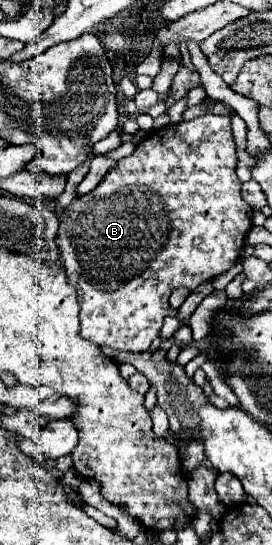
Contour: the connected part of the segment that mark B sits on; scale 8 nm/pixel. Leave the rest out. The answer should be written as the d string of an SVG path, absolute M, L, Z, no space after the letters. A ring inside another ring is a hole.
M207 115L207 117L197 117L193 121L173 123L163 129L151 131L135 147L135 151L129 157L123 157L117 161L117 167L113 167L91 193L73 199L69 203L69 207L65 207L61 223L59 223L57 245L63 255L63 265L65 265L69 283L77 289L77 297L79 297L79 305L81 305L81 337L95 341L101 347L111 347L111 349L119 349L119 351L147 351L151 347L151 343L159 337L163 319L169 315L177 315L177 311L171 309L171 305L169 305L169 297L177 287L189 287L189 291L195 291L205 281L215 279L221 273L229 271L241 259L241 249L245 247L249 229L253 227L253 209L241 197L241 181L235 173L237 161L239 161L237 145L235 145L229 117Z

